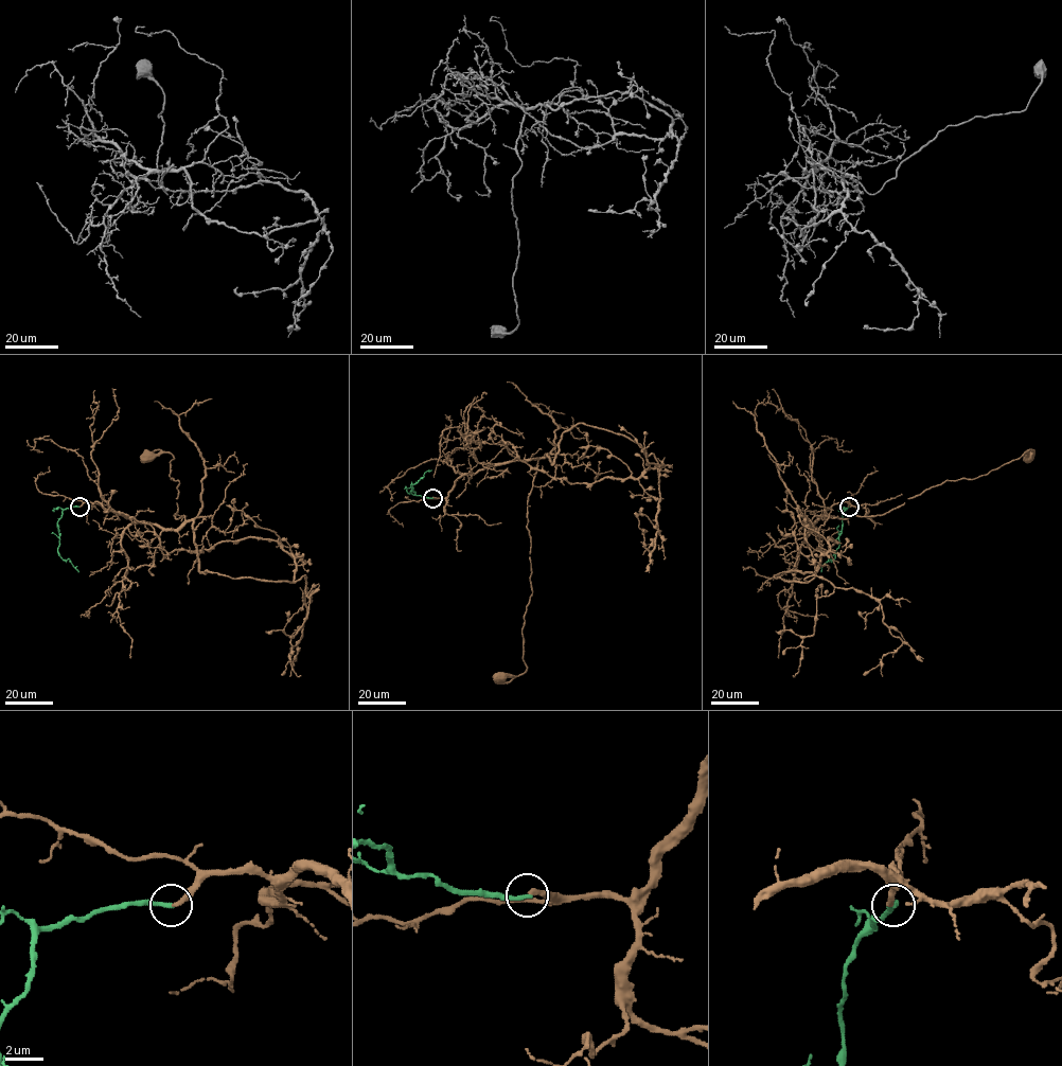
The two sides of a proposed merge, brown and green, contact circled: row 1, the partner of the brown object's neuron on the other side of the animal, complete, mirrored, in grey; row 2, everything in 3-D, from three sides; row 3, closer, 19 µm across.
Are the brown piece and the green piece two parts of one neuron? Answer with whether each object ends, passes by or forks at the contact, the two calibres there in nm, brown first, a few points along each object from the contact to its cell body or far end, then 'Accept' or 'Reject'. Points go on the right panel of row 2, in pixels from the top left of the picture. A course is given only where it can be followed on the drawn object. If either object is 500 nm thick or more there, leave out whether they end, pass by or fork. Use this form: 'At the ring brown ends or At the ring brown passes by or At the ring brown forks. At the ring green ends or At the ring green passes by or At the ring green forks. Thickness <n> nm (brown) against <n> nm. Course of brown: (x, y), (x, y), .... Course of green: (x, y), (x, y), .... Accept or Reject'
At the ring brown ends. At the ring green ends. Thickness 240 nm (brown) against 240 nm. Course of brown: (849, 507), (833, 504), (811, 529), (815, 515), (885, 514), (947, 480), (974, 479), (1025, 452), (1028, 457). Course of green: (849, 507), (843, 517), (835, 558), (828, 558), (820, 572). Accept

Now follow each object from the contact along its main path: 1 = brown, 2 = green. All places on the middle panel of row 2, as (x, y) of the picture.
1: (432, 498), (445, 498), (464, 475), (538, 459), (528, 502), (532, 593), (523, 631), (526, 670), (500, 677)
2: (432, 498), (410, 492), (411, 484), (431, 469)

